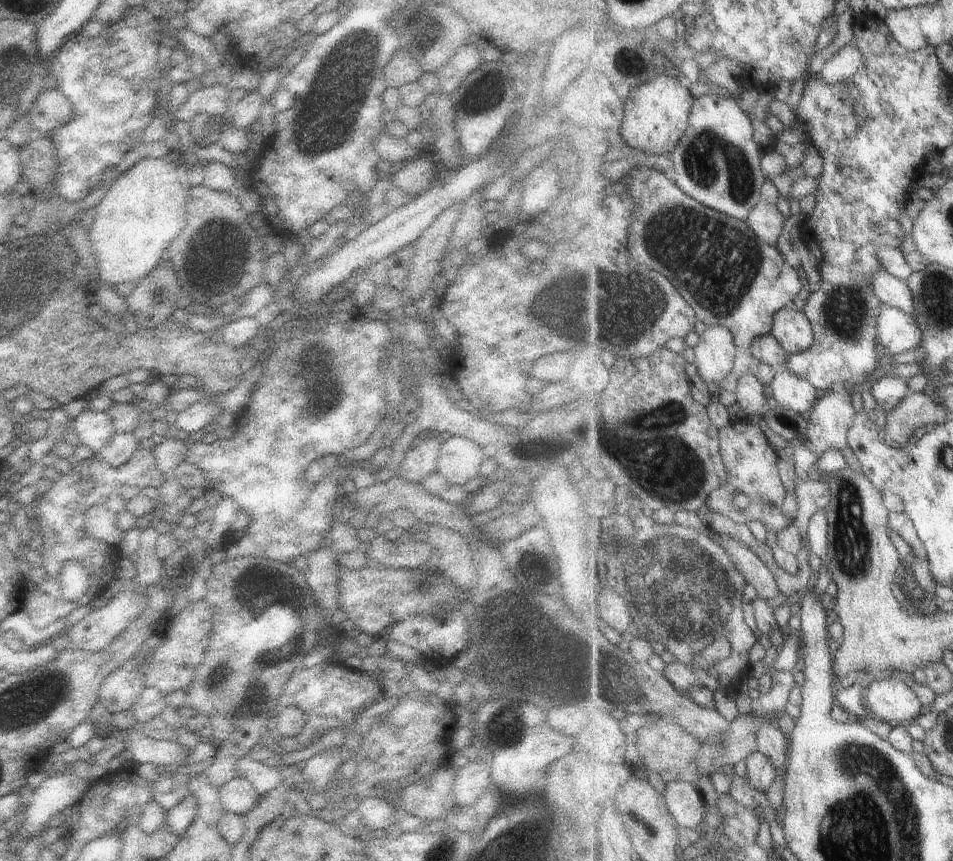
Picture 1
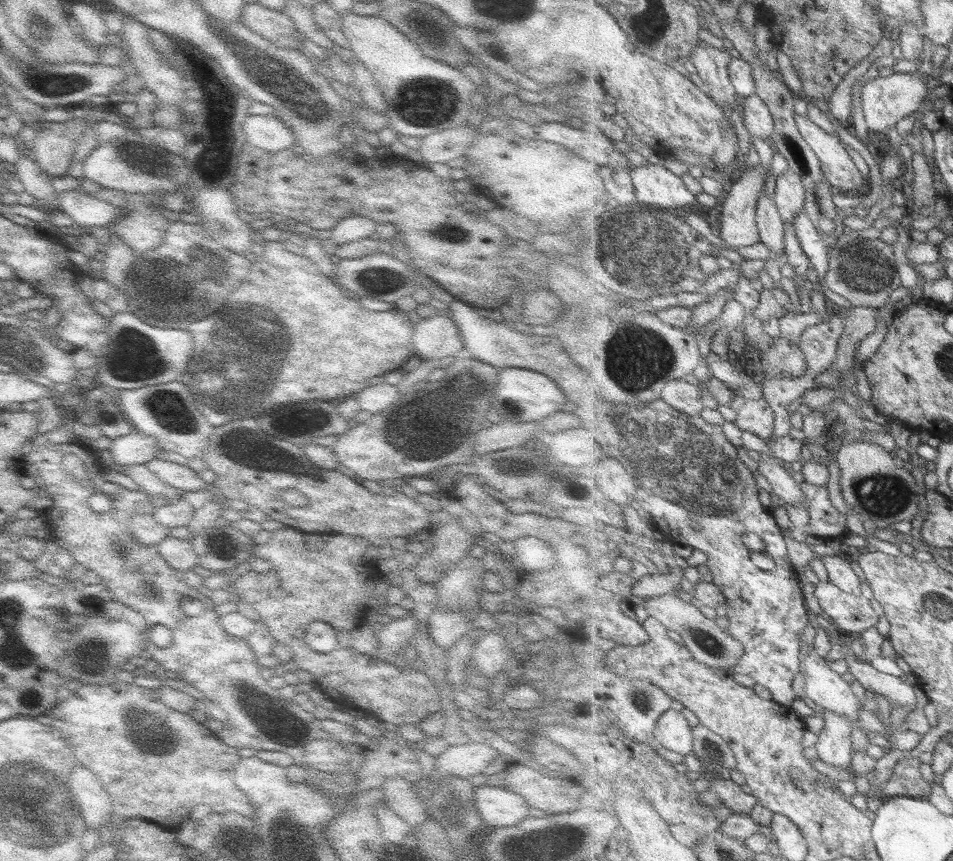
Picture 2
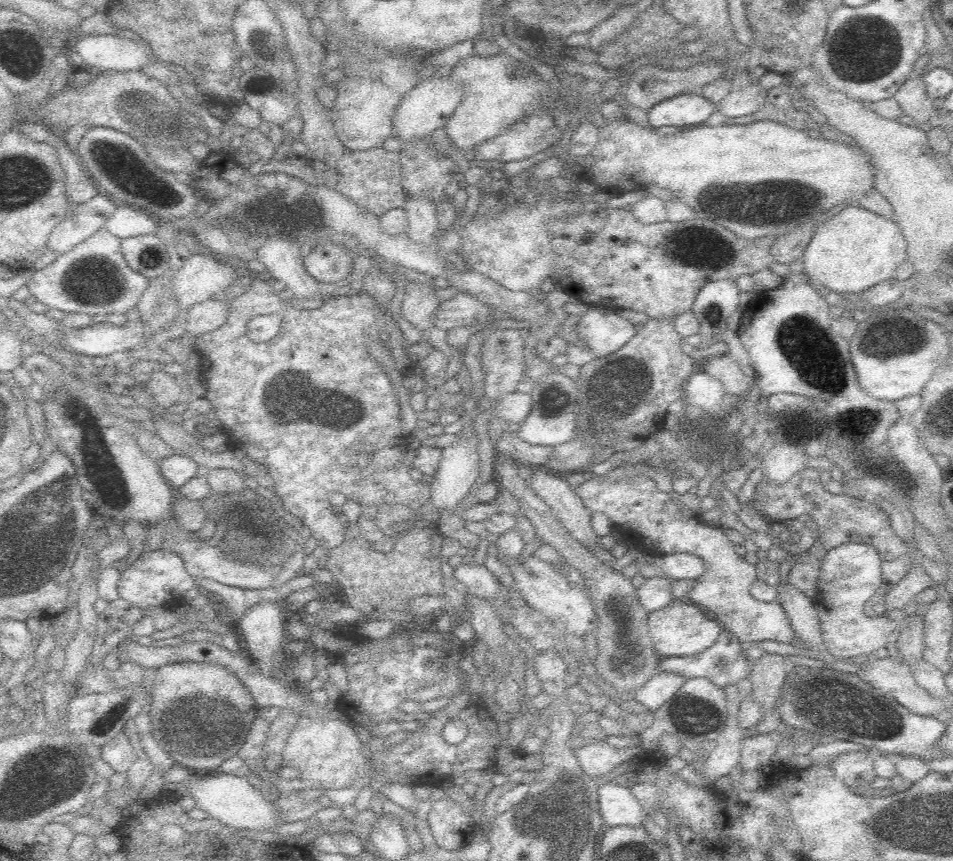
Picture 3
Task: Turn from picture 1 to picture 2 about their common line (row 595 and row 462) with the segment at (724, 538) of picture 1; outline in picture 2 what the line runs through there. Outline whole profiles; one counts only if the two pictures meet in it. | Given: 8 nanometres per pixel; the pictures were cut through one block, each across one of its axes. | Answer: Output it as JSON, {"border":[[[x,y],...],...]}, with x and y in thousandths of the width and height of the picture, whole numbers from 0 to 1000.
{"border":[[[801,526],[800,530],[795,537],[795,546],[808,562],[810,571],[824,583],[824,588],[847,585],[842,562],[834,560],[826,541],[817,541],[809,527]]]}

